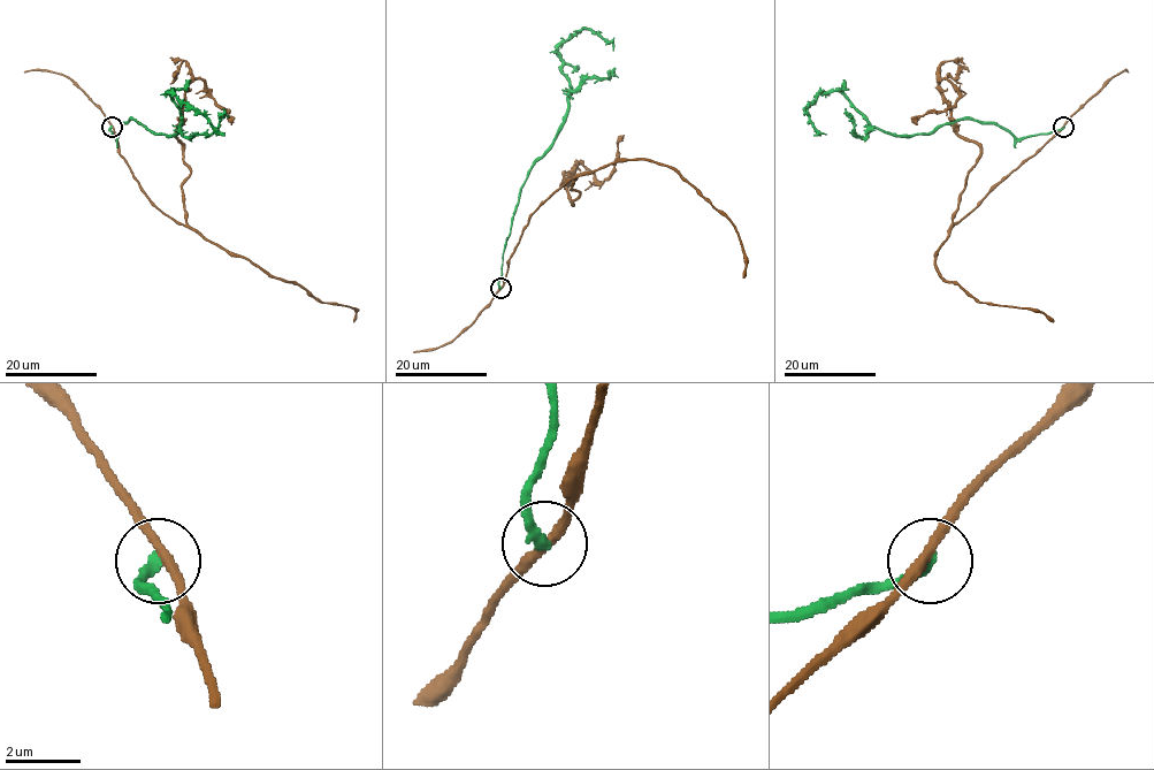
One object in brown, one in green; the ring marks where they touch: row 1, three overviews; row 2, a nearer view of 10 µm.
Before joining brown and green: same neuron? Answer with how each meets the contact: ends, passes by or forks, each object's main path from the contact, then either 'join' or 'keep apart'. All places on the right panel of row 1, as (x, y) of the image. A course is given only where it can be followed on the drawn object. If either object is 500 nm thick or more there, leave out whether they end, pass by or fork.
brown passes by | green ends | brown via (1064, 126), (954, 225), (980, 147), (957, 132), (940, 81), (957, 91), (952, 107), (911, 117) | green via (1064, 127), (1015, 138), (964, 119), (893, 135), (839, 91), (824, 91), (805, 114), (826, 134) | keep apart

